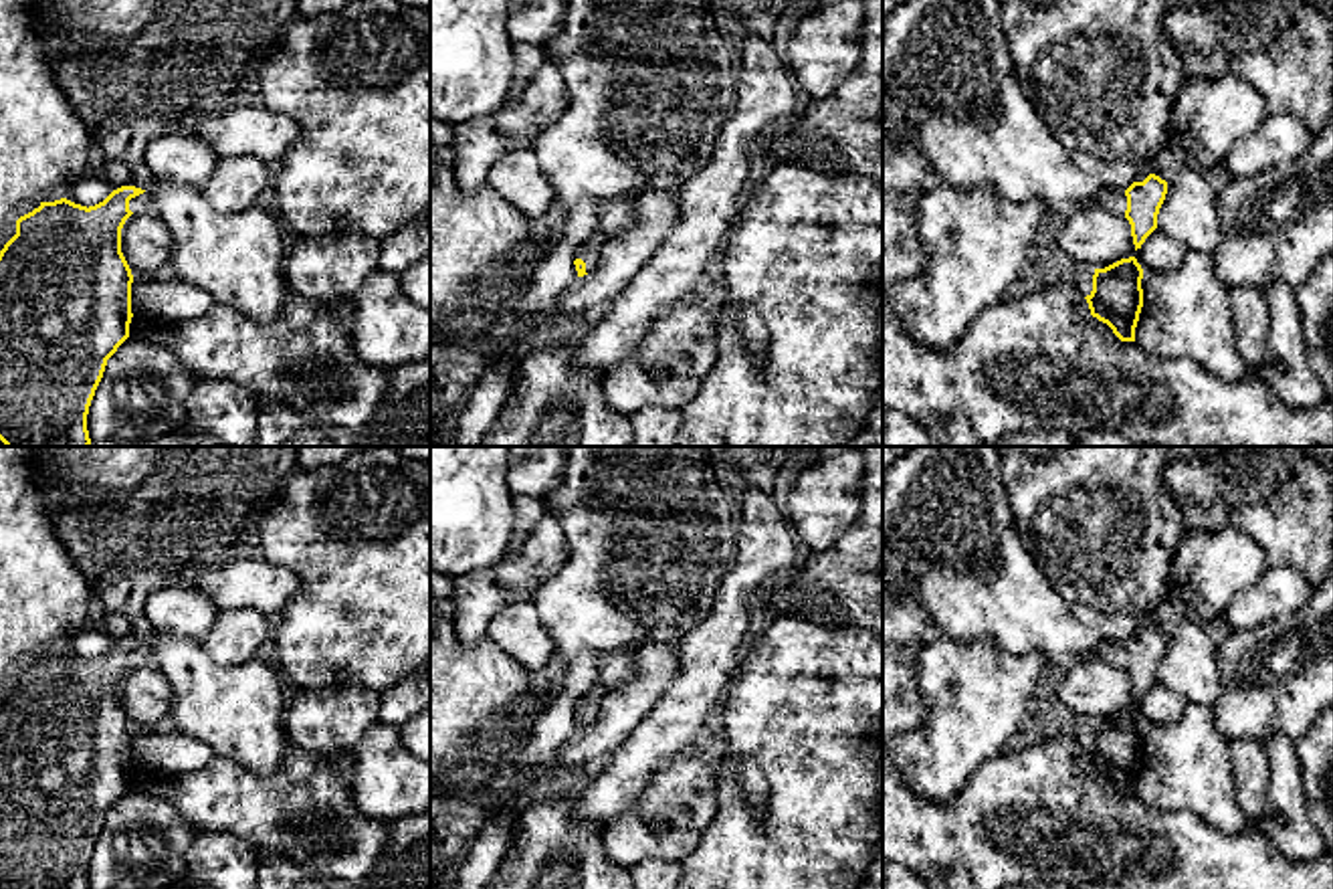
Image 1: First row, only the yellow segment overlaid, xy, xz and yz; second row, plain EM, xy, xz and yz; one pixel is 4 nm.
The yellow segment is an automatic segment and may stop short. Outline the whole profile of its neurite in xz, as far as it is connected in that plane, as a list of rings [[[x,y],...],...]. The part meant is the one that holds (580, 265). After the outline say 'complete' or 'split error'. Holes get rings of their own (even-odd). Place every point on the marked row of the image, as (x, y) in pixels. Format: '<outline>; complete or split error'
[[[594,232],[576,249],[574,265],[576,265],[578,277],[584,277],[598,267],[602,242],[604,242],[604,234]]]; split error

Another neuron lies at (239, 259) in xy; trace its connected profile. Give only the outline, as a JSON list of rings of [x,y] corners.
[[[153,182],[149,210],[172,234],[168,273],[269,325],[281,319],[291,291],[285,279],[287,240],[281,222],[257,204],[218,212],[200,188]]]

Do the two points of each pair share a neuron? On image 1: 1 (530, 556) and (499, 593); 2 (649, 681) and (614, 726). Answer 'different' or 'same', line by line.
1: same
2: same

